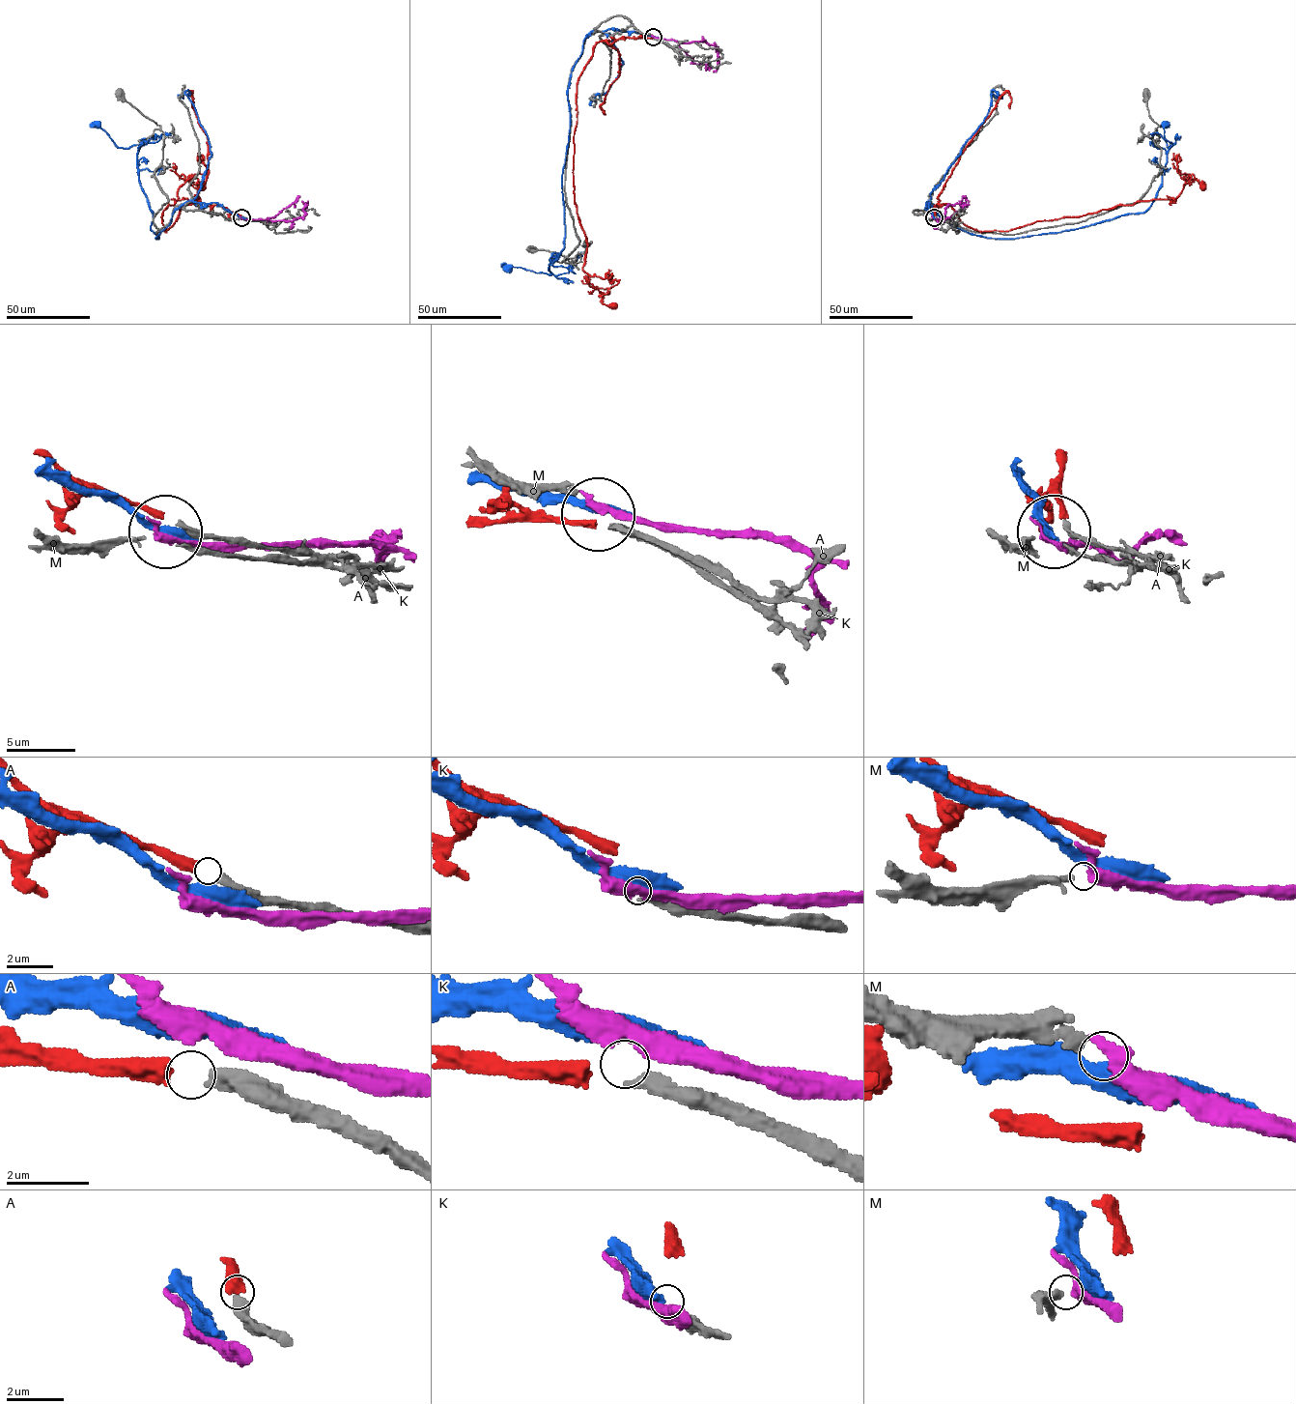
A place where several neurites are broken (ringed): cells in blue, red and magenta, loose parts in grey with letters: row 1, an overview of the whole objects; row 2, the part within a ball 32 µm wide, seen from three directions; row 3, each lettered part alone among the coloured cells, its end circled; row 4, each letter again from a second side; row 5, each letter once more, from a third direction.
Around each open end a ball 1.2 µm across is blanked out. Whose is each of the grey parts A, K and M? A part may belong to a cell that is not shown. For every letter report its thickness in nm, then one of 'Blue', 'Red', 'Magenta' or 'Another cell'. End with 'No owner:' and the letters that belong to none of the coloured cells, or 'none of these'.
A: Thickness 400 nm. Red
K: Thickness 240 nm. Another cell
M: Thickness 200 nm. Magenta
No owner: K

